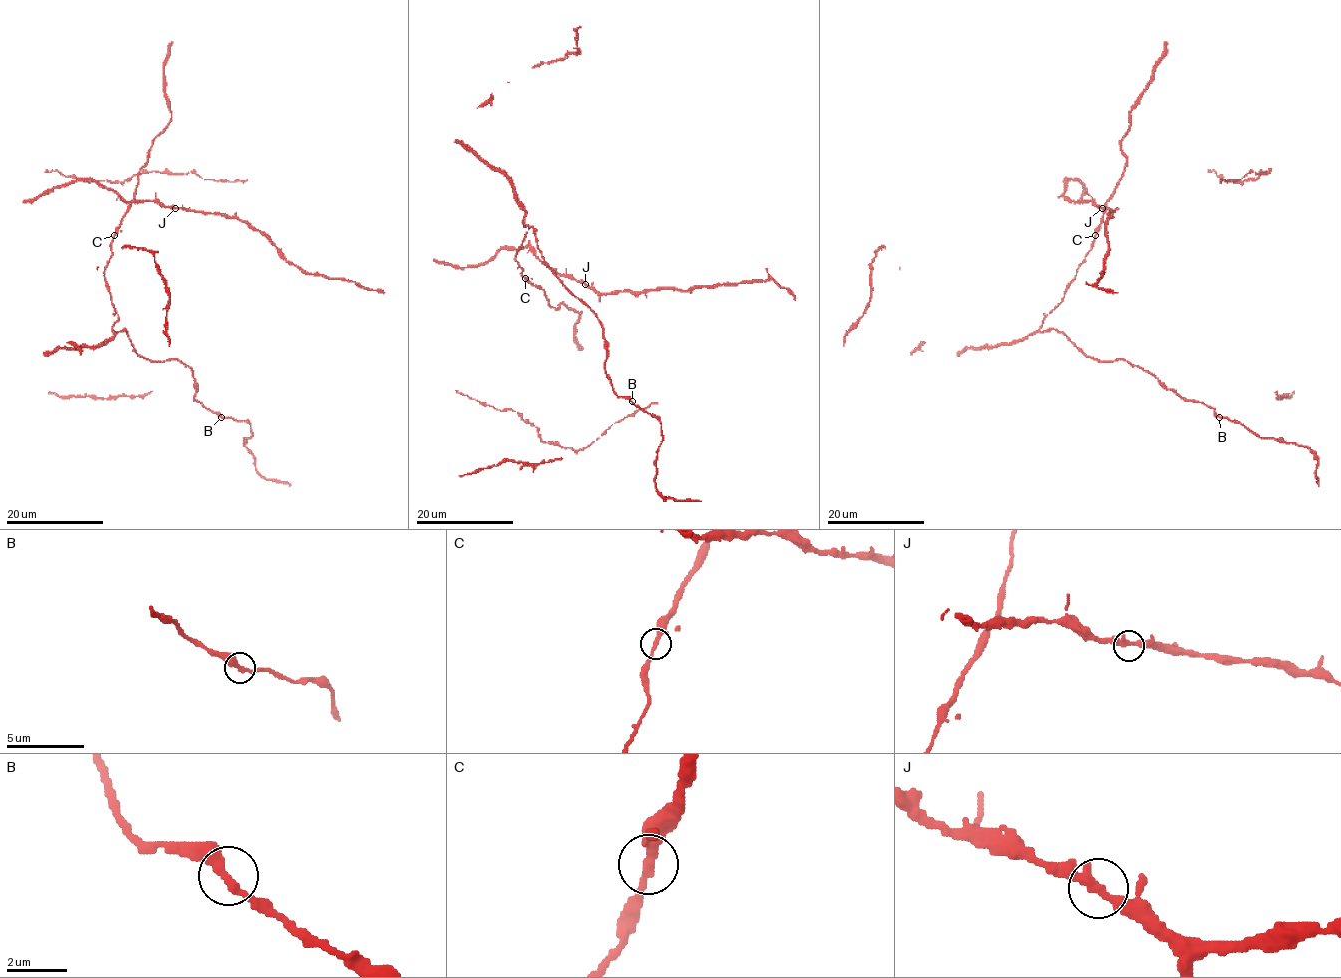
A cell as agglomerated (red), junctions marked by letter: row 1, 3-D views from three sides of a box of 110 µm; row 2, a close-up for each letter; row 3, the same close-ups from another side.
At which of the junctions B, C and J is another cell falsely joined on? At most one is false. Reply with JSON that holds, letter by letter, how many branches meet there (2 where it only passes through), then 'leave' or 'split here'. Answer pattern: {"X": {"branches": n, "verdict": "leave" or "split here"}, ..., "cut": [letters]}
{"B": {"branches": 2, "verdict": "leave"}, "C": {"branches": 2, "verdict": "leave"}, "J": {"branches": 2, "verdict": "leave"}, "cut": []}

